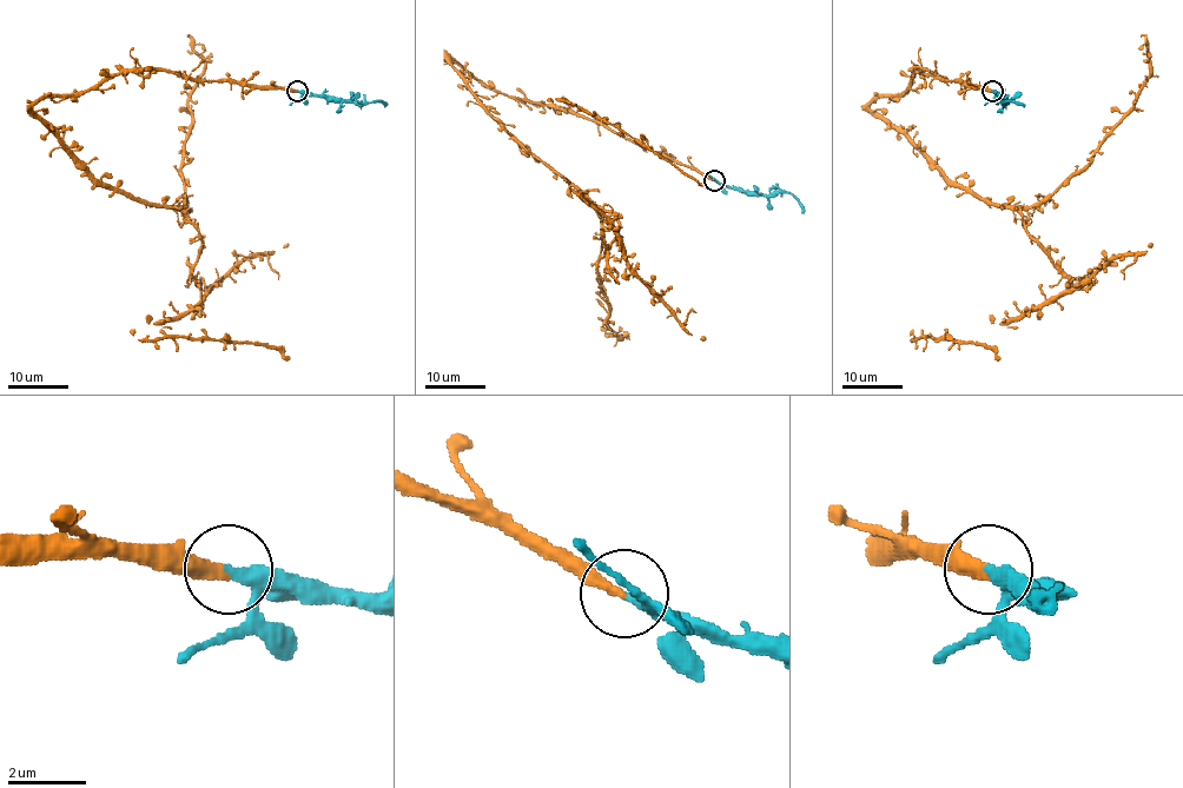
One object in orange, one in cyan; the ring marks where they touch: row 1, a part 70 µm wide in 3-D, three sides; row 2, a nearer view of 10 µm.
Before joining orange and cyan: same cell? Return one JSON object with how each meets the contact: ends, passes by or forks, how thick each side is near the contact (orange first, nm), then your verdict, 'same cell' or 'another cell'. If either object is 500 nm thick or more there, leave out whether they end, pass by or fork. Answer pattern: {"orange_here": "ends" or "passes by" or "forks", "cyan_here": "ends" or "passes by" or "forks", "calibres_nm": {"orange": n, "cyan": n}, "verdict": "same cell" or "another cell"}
{"orange_here": "ends", "cyan_here": "ends", "calibres_nm": {"orange": 340, "cyan": 300}, "verdict": "same cell"}

